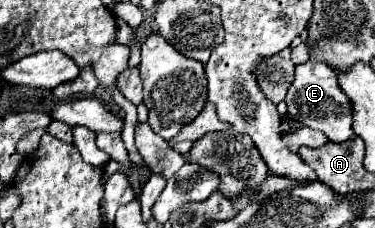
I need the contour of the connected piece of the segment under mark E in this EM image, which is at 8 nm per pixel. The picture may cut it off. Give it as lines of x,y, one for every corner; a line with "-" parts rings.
308,59
306,63
296,65
294,81
286,93
286,105
288,105
290,117
294,117
296,121
304,123
310,129
322,131
328,137
328,141
342,143
342,141
348,141
350,137
354,137
354,131
350,127
350,123
352,123
350,101
338,87
334,69
330,69
326,63

